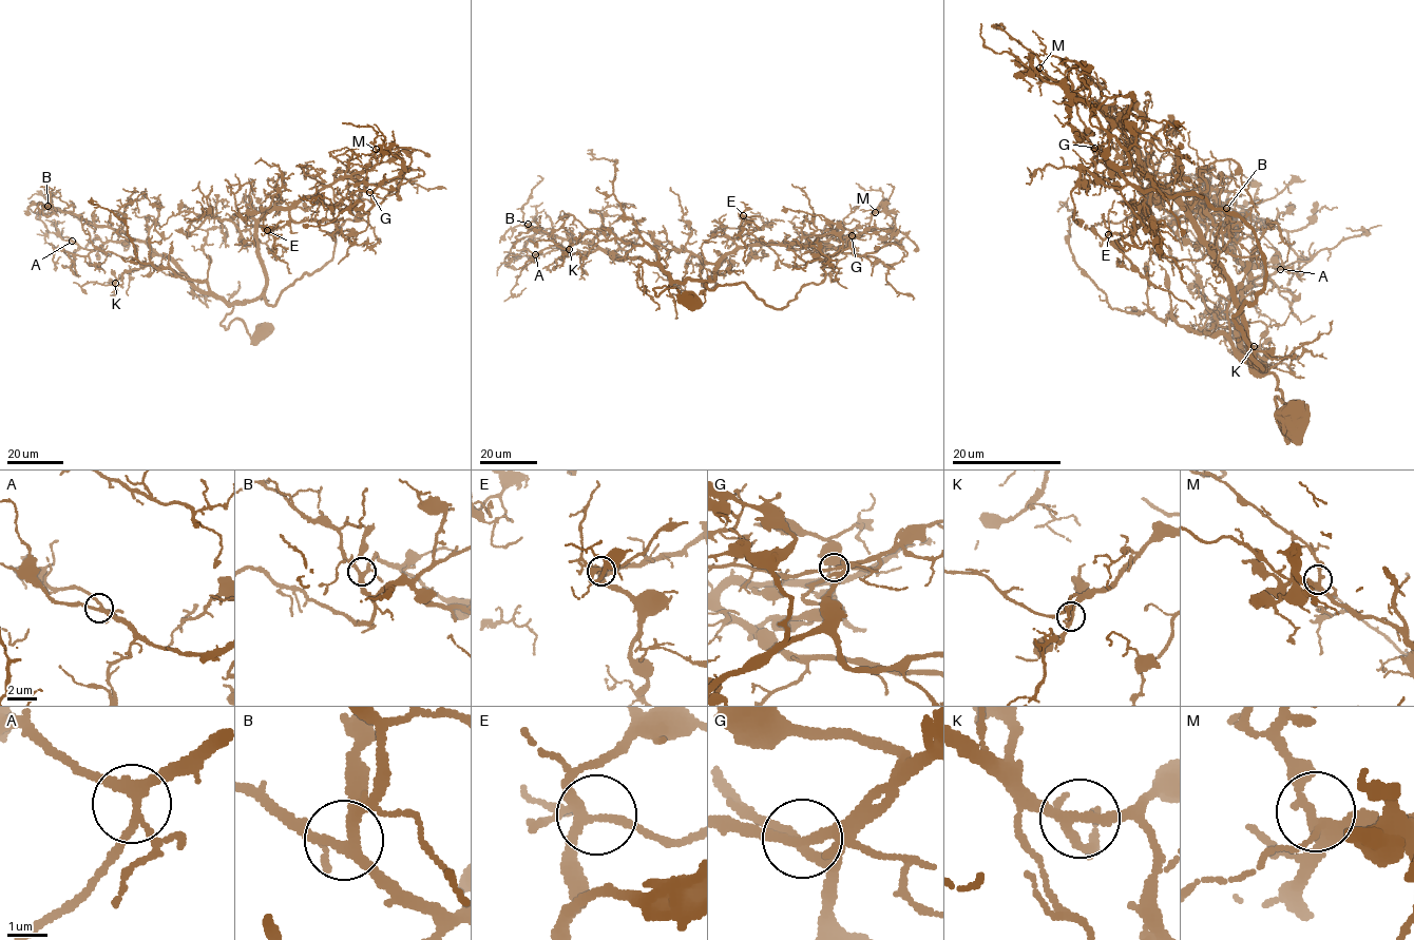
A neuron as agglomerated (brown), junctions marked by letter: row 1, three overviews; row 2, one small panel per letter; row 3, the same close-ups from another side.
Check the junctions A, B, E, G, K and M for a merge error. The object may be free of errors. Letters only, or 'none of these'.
none of these

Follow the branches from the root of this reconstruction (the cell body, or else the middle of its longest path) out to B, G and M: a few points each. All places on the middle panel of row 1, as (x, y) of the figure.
B: (689, 301), (675, 288), (656, 295), (654, 288), (671, 286), (657, 266), (614, 259), (528, 224)
G: (689, 301), (675, 288), (657, 295), (653, 289), (687, 280), (713, 281), (723, 257), (748, 245), (852, 235)
M: (689, 301), (675, 288), (657, 295), (653, 289), (713, 281), (723, 257), (748, 245), (859, 236), (875, 212)

